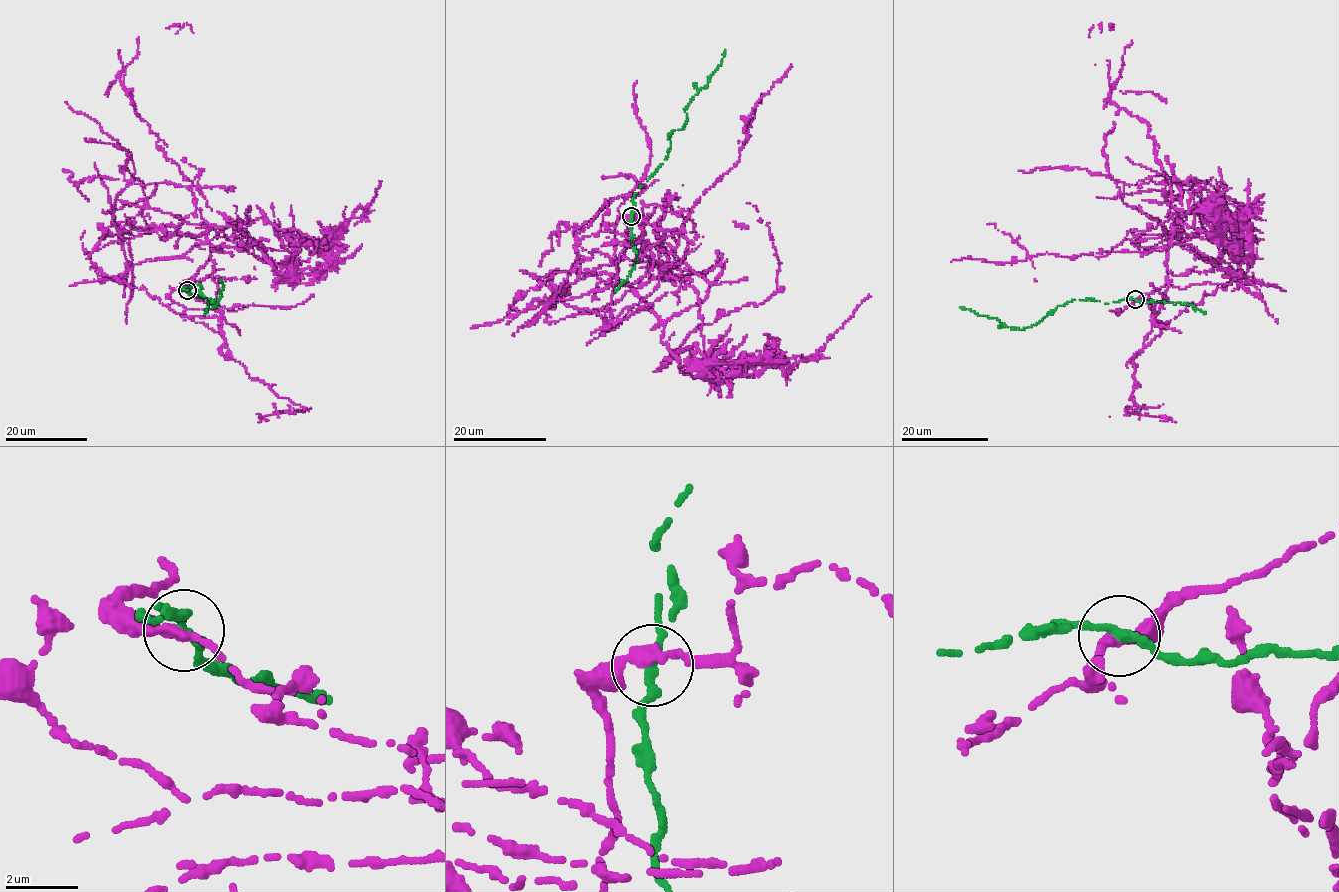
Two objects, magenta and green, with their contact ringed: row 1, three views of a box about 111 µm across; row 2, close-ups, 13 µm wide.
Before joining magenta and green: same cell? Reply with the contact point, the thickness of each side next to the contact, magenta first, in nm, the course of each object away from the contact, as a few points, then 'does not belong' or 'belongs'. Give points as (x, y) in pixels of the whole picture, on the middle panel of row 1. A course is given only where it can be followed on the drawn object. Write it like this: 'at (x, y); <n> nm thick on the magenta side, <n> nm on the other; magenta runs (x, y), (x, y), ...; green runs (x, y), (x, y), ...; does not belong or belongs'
at (631, 216); 280 nm thick on the magenta side, 240 nm on the other; magenta runs (631, 216), (605, 324), (663, 270), (698, 294), (714, 378), (695, 343), (662, 361), (774, 293), (768, 223); green runs (631, 216), (635, 194), (667, 156), (671, 133), (682, 128), (686, 119), (685, 108), (718, 68), (726, 49); does not belong

